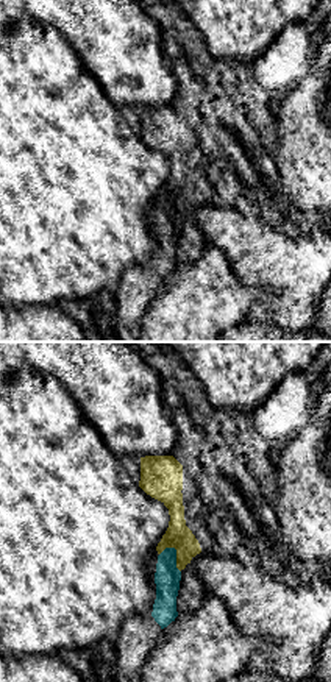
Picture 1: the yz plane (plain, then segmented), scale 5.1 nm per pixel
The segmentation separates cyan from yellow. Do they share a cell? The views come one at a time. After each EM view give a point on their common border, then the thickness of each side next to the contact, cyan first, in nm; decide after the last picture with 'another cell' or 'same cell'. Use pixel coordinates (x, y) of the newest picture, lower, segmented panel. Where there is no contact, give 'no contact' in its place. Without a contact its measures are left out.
meets cyan at (175, 556); 140 nm thick on the cyan side, 140 nm on the other

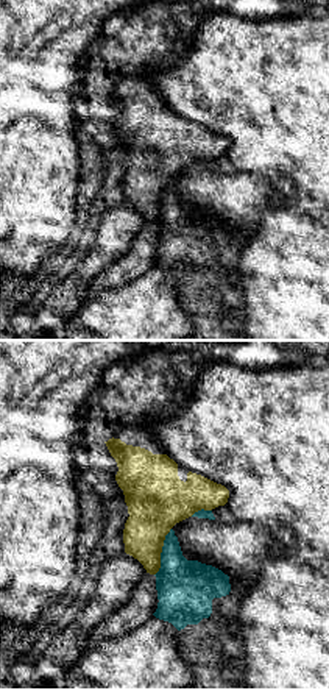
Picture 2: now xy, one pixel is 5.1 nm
meets cyan at (162, 551); 300 nm thick on the cyan side, 280 nm on the other

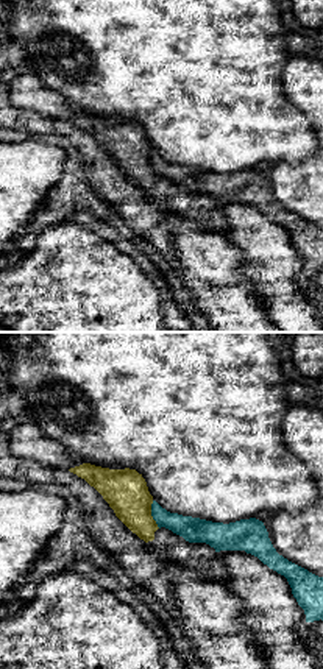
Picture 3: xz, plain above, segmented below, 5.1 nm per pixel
meets cyan at (152, 515); 130 nm thick on the cyan side, 220 nm on the other

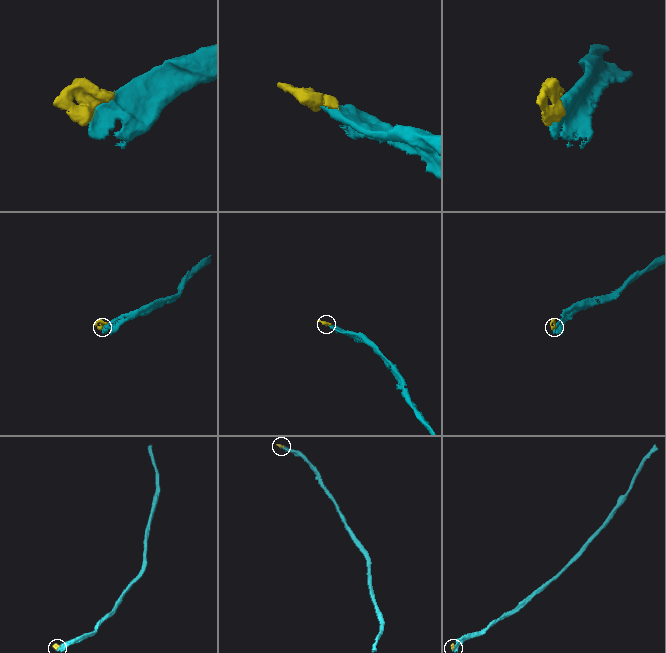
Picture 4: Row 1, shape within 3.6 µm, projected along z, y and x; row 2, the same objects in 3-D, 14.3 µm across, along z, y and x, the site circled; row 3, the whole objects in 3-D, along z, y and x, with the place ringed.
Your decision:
another cell

